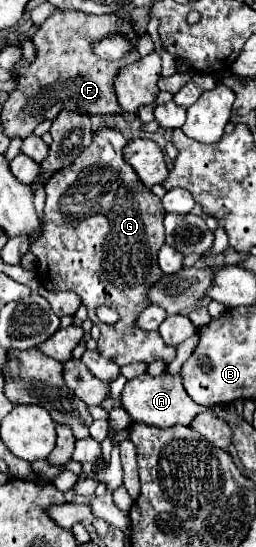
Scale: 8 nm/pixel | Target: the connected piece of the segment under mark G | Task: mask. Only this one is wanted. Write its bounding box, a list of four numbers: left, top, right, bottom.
[31,127,175,367]

